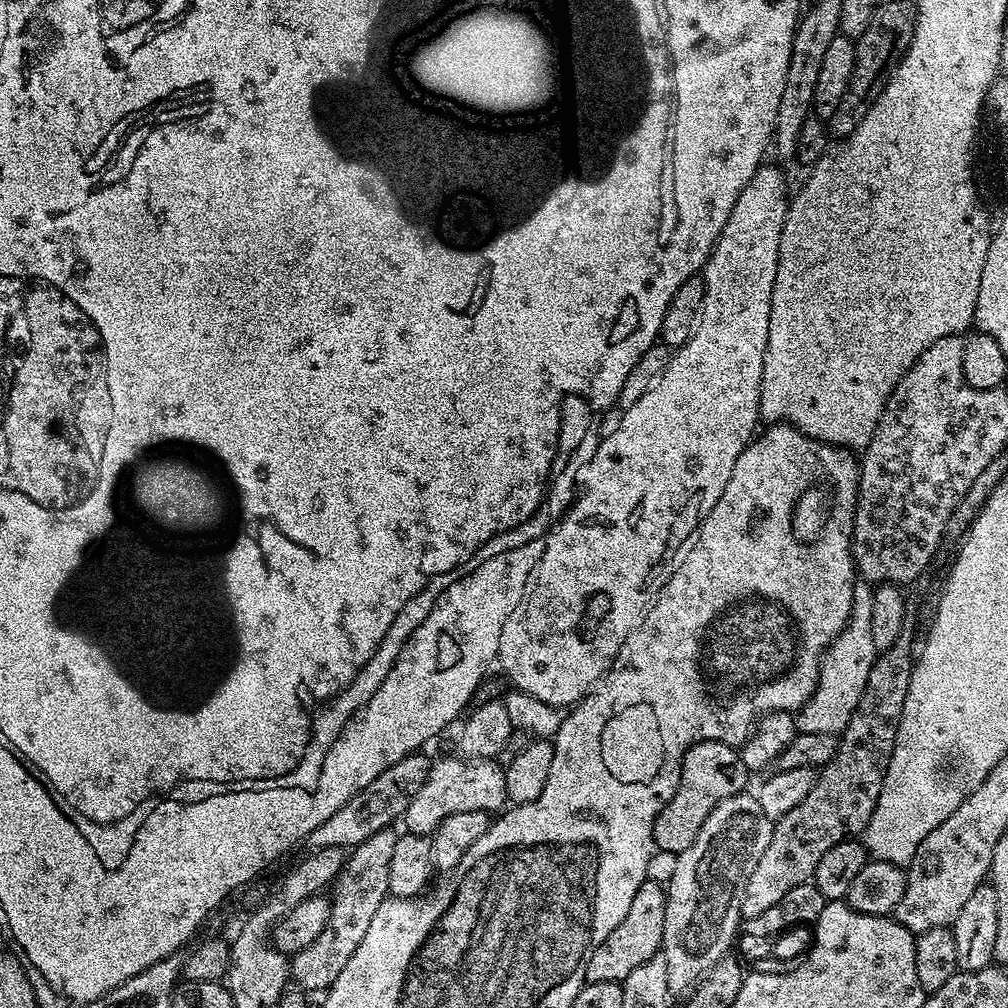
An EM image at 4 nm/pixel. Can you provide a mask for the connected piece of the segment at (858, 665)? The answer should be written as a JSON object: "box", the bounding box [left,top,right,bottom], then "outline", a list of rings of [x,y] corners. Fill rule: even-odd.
{"box":[795,582,878,736],"outline":[[[867,582],[857,583],[852,603],[852,617],[848,619],[848,624],[840,635],[824,651],[814,694],[804,707],[795,713],[796,726],[800,732],[836,736],[843,733],[850,718],[856,713],[858,702],[862,698],[862,690],[866,686],[866,678],[878,655],[870,631],[870,614],[874,614],[873,591],[873,585]]]}

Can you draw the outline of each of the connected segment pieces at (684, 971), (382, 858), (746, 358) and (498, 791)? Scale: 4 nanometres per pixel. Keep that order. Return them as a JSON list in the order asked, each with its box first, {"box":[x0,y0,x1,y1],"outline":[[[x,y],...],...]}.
[{"box":[662,791,773,993],"outline":[[[747,791],[726,798],[710,810],[710,818],[702,822],[702,830],[698,830],[698,838],[678,854],[678,866],[674,869],[674,878],[666,885],[666,926],[662,955],[666,958],[666,982],[669,993],[691,993],[692,989],[707,976],[708,971],[729,955],[732,943],[736,940],[736,931],[741,931],[742,917],[740,907],[746,890],[746,882],[750,882],[750,874],[754,874],[754,866],[758,866],[758,858],[766,854],[772,837],[773,821],[762,810],[755,795]]]},{"box":[290,827,397,994],"outline":[[[395,827],[383,828],[378,830],[378,834],[366,838],[366,842],[362,842],[357,848],[351,849],[344,861],[344,871],[340,873],[338,883],[330,892],[330,916],[326,926],[318,934],[318,938],[314,938],[310,946],[306,946],[306,950],[291,957],[290,976],[297,989],[308,994],[323,993],[332,985],[334,978],[342,974],[346,962],[350,962],[350,954],[358,950],[358,942],[362,942],[362,937],[366,935],[366,929],[370,927],[378,906],[389,899],[388,871],[397,835]]]},{"box":[498,166,790,710],"outline":[[[761,166],[756,169],[754,178],[750,178],[750,182],[746,182],[746,190],[742,190],[742,194],[738,194],[738,202],[734,202],[734,210],[730,210],[730,218],[726,218],[726,226],[722,226],[722,234],[717,238],[716,244],[712,248],[711,254],[708,256],[708,261],[704,263],[702,275],[704,278],[704,297],[702,298],[702,310],[700,311],[700,321],[696,324],[694,334],[688,341],[678,349],[675,349],[670,358],[670,362],[666,366],[666,374],[662,374],[662,378],[658,378],[658,386],[654,386],[646,394],[642,394],[642,398],[638,398],[638,402],[634,402],[634,406],[623,409],[619,414],[620,421],[612,428],[612,433],[601,442],[596,448],[596,453],[591,457],[587,457],[586,463],[582,469],[582,480],[584,476],[584,489],[580,492],[580,497],[572,504],[572,509],[561,518],[560,521],[555,521],[554,527],[547,533],[544,548],[539,549],[536,564],[532,567],[532,572],[528,575],[526,586],[522,590],[522,598],[518,602],[518,606],[514,606],[514,610],[510,614],[510,618],[506,618],[506,622],[502,626],[502,638],[500,639],[500,654],[498,657],[498,668],[508,675],[508,680],[513,689],[518,692],[525,692],[534,698],[538,698],[538,702],[546,702],[550,706],[561,710],[567,709],[569,706],[575,706],[580,703],[580,699],[598,683],[604,675],[607,674],[609,666],[612,664],[612,659],[618,654],[618,650],[626,642],[626,638],[640,624],[641,618],[644,616],[646,609],[651,605],[662,581],[666,576],[666,569],[669,567],[670,561],[675,557],[678,546],[682,546],[682,542],[686,542],[688,535],[702,523],[704,515],[712,509],[714,502],[718,502],[718,498],[722,498],[722,490],[726,490],[726,482],[730,482],[730,473],[734,470],[734,462],[738,462],[738,454],[742,454],[742,450],[752,439],[757,435],[758,427],[761,423],[760,419],[760,387],[762,386],[762,366],[766,358],[766,346],[768,345],[768,335],[770,334],[770,306],[771,294],[774,291],[774,278],[778,269],[778,250],[782,242],[782,226],[786,222],[786,214],[788,213],[788,201],[790,199],[790,187],[784,181],[784,176],[776,168],[767,168]]]},{"box":[402,758,509,837],"outline":[[[460,758],[455,759],[440,761],[437,759],[426,778],[426,783],[422,785],[422,790],[418,790],[414,802],[410,802],[402,818],[402,824],[408,827],[405,829],[411,835],[431,837],[438,825],[450,814],[462,814],[463,812],[496,814],[509,803],[506,794],[506,778],[499,763],[465,762]]]}]

